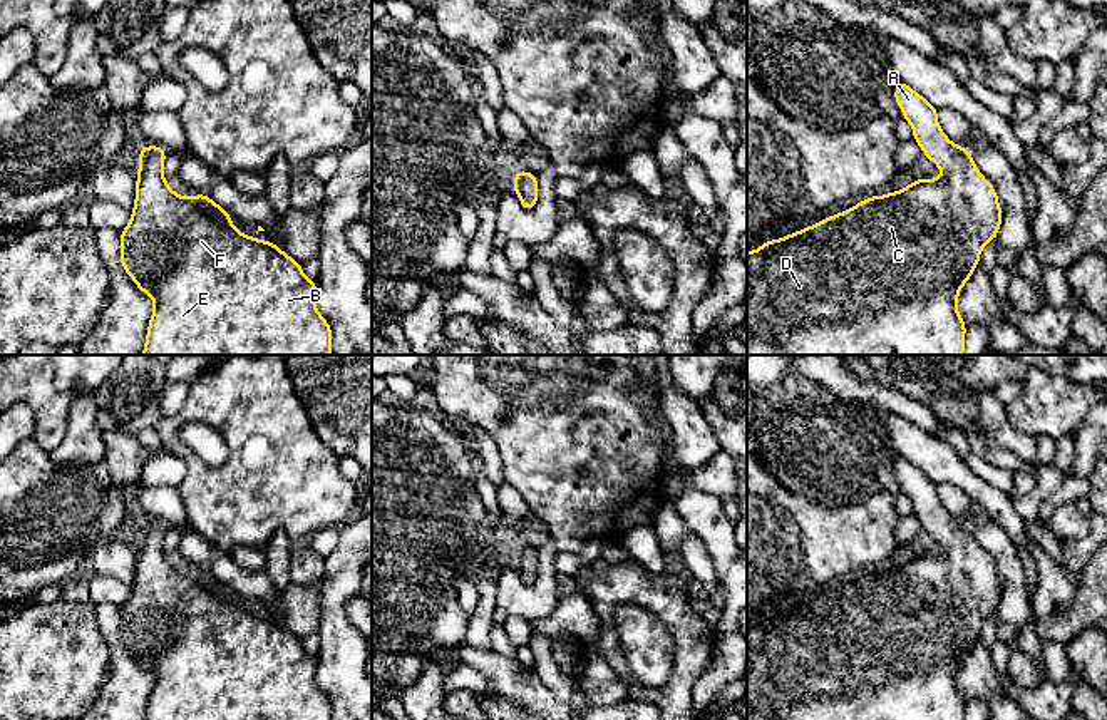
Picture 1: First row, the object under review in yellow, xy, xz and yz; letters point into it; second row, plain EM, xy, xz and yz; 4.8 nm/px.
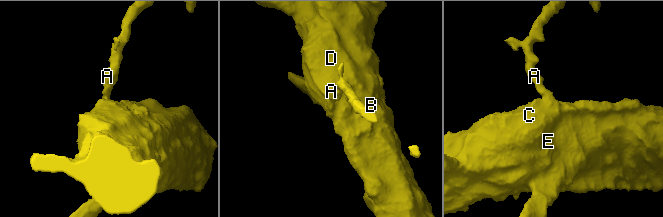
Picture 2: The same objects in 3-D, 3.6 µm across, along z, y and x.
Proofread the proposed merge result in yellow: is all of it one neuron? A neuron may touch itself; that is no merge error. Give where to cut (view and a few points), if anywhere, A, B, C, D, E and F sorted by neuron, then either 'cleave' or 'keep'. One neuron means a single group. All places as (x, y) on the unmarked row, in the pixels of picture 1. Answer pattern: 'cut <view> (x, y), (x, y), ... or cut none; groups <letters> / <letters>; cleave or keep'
cut none; groups A B C D E F; keep

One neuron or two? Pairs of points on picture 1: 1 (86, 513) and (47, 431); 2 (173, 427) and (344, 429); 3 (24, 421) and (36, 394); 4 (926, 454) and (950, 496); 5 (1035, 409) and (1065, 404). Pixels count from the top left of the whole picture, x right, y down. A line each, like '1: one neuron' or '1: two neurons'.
1: two neurons
2: two neurons
3: two neurons
4: two neurons
5: one neuron

